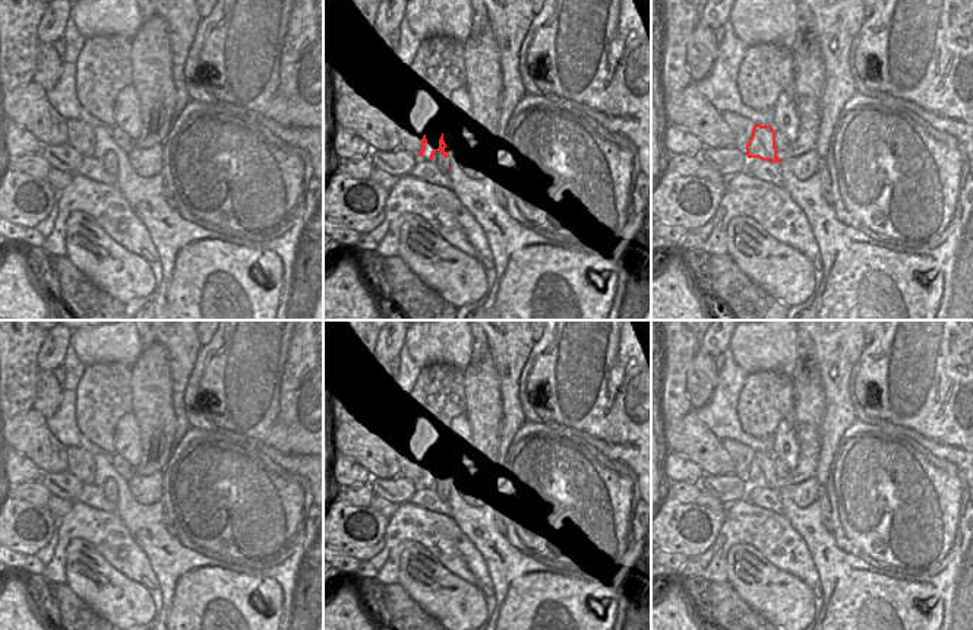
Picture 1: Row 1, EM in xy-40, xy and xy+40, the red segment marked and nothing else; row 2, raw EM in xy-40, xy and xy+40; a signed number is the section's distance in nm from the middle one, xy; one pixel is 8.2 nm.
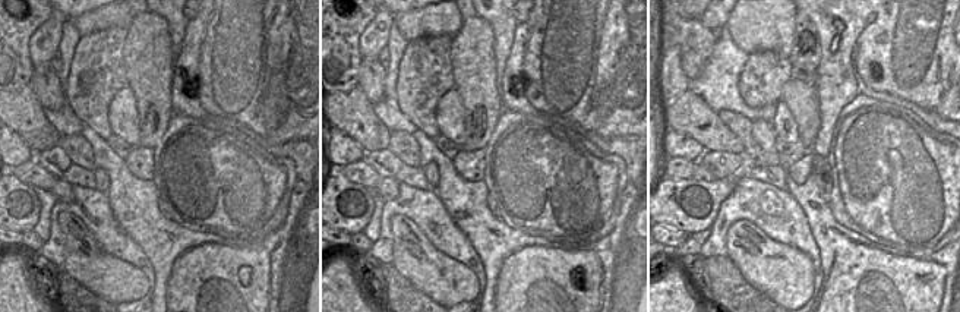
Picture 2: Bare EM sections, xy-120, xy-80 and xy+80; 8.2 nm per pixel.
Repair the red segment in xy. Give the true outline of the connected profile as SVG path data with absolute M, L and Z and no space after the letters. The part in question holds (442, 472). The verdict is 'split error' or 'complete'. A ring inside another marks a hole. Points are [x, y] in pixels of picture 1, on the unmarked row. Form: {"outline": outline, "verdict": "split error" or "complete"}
{"outline": "M442 460L442 463L439 466L439 475L433 477L432 481L430 481L430 485L429 485L429 487L435 488L436 493L439 496L443 496L445 498L448 498L448 496L449 496L449 491L448 491L448 487L446 487L449 484L449 481L445 478L446 475L448 474L443 468L443 460Z", "verdict": "split error"}

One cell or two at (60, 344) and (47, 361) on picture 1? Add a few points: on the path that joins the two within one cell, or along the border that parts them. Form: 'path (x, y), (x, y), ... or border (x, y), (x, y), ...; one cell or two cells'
path (56, 348), (50, 357); one cell

